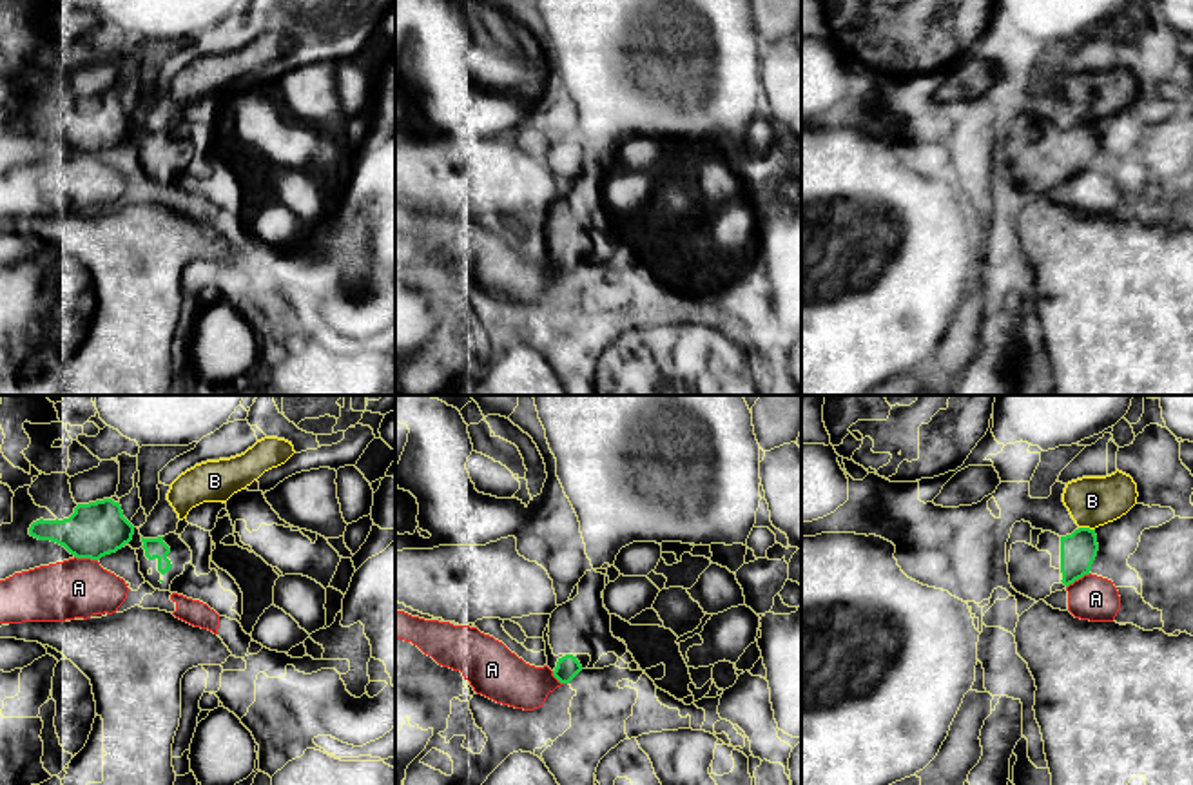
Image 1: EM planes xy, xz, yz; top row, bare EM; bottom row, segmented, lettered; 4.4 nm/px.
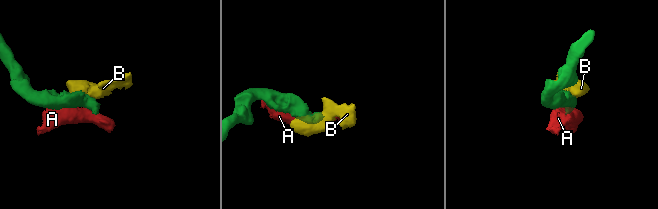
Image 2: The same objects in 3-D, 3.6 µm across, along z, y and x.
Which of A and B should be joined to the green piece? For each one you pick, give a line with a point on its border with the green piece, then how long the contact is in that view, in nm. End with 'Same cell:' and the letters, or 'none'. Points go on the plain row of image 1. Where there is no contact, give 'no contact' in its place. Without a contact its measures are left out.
Same cell: none

